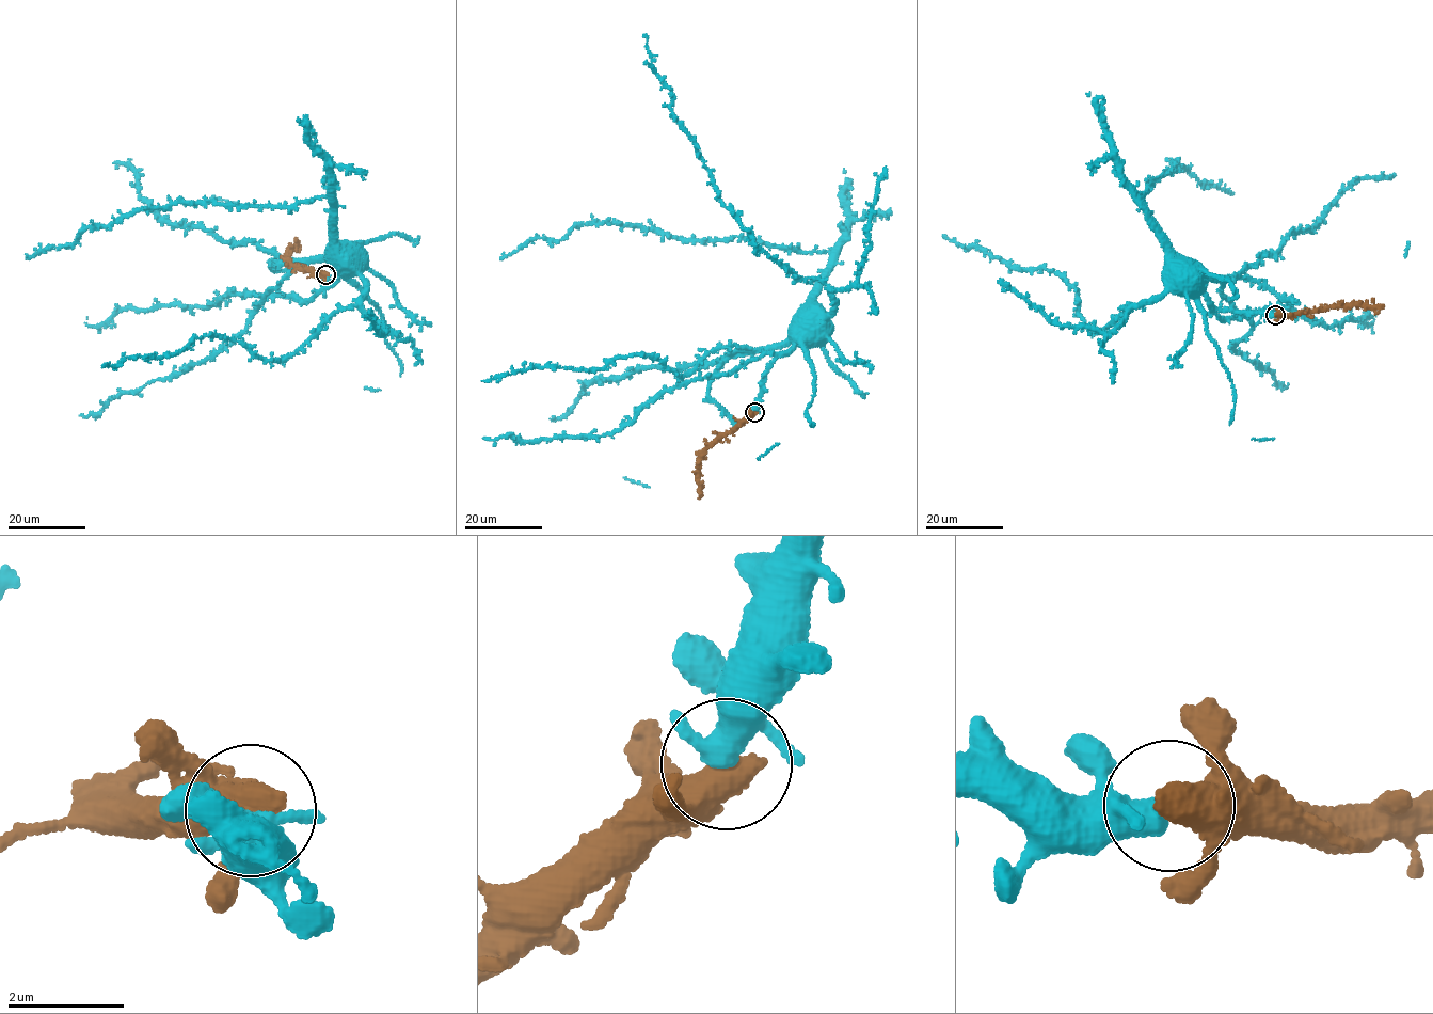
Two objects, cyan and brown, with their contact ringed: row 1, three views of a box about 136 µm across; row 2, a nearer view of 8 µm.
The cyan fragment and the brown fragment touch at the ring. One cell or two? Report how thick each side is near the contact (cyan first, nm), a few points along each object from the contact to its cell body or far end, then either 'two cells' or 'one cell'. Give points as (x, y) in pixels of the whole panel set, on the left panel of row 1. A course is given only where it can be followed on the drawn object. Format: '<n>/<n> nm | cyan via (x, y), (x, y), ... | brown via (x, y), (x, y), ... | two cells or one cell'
320/480 nm | cyan via (325, 274), (324, 287), (337, 270), (332, 207), (315, 196), (174, 202), (27, 258) | brown via (325, 274), (290, 262), (287, 255), (297, 241) | one cell

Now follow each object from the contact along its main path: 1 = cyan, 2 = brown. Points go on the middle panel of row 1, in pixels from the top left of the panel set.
1: (754, 412), (762, 374), (793, 345), (794, 320), (830, 252), (590, 222), (559, 240), (531, 238), (500, 259)
2: (754, 412), (706, 449), (700, 461), (698, 498)

